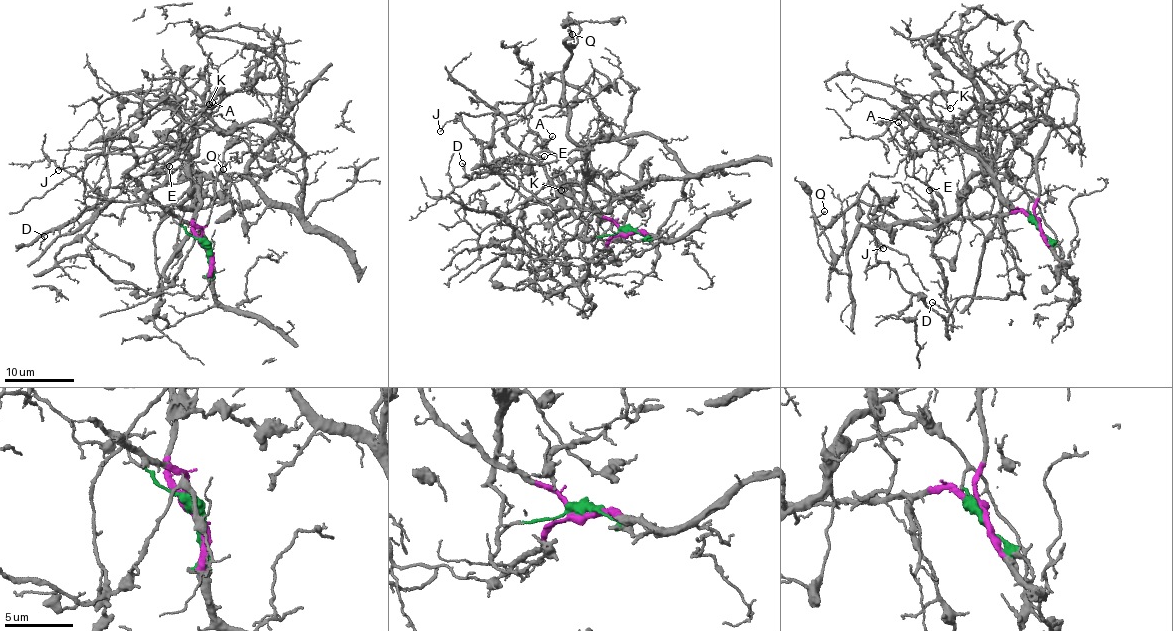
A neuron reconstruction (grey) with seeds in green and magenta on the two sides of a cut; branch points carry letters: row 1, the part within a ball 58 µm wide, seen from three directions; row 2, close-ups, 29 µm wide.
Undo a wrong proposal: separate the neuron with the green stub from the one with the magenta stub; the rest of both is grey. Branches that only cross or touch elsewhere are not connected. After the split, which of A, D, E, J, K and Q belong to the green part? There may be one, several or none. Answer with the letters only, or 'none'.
A, D, E, K, Q

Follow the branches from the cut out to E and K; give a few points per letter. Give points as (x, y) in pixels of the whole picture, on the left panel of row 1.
E: (205, 247), (173, 218), (196, 171), (195, 204), (136, 199), (139, 180), (156, 161), (169, 166)
K: (205, 247), (173, 218), (172, 211), (192, 182), (189, 151), (194, 128), (220, 89), (209, 99), (210, 105)

